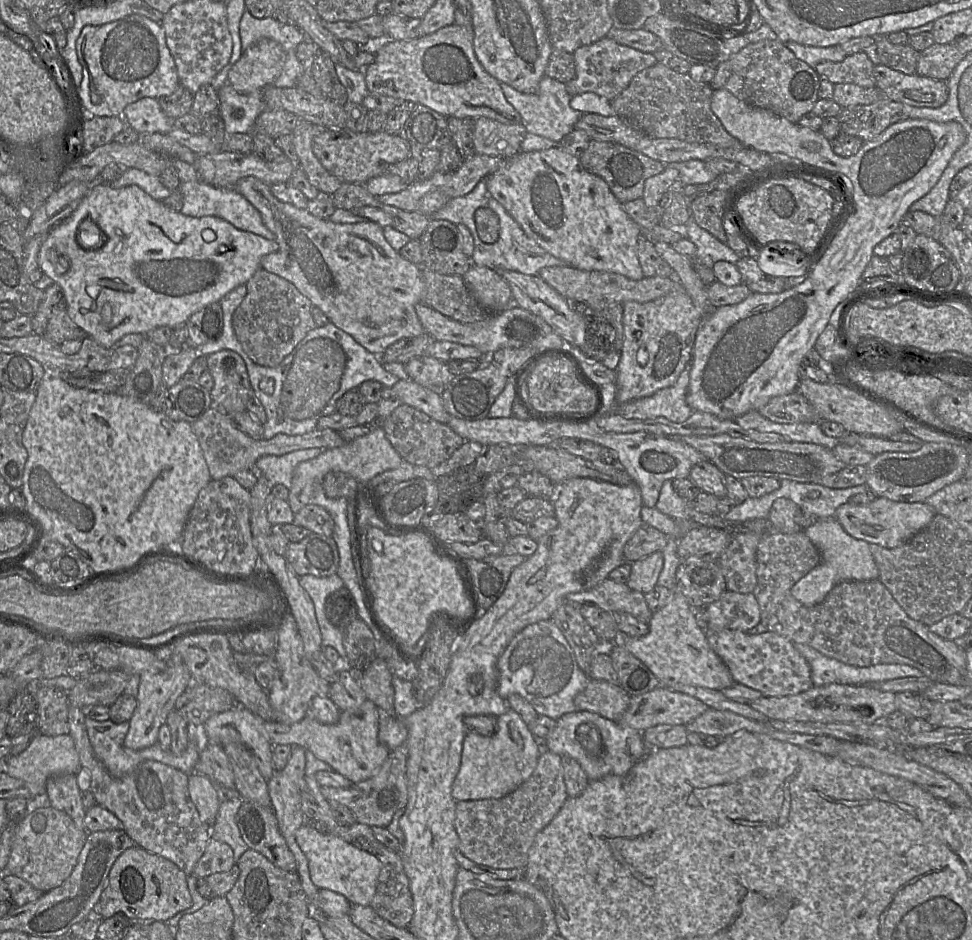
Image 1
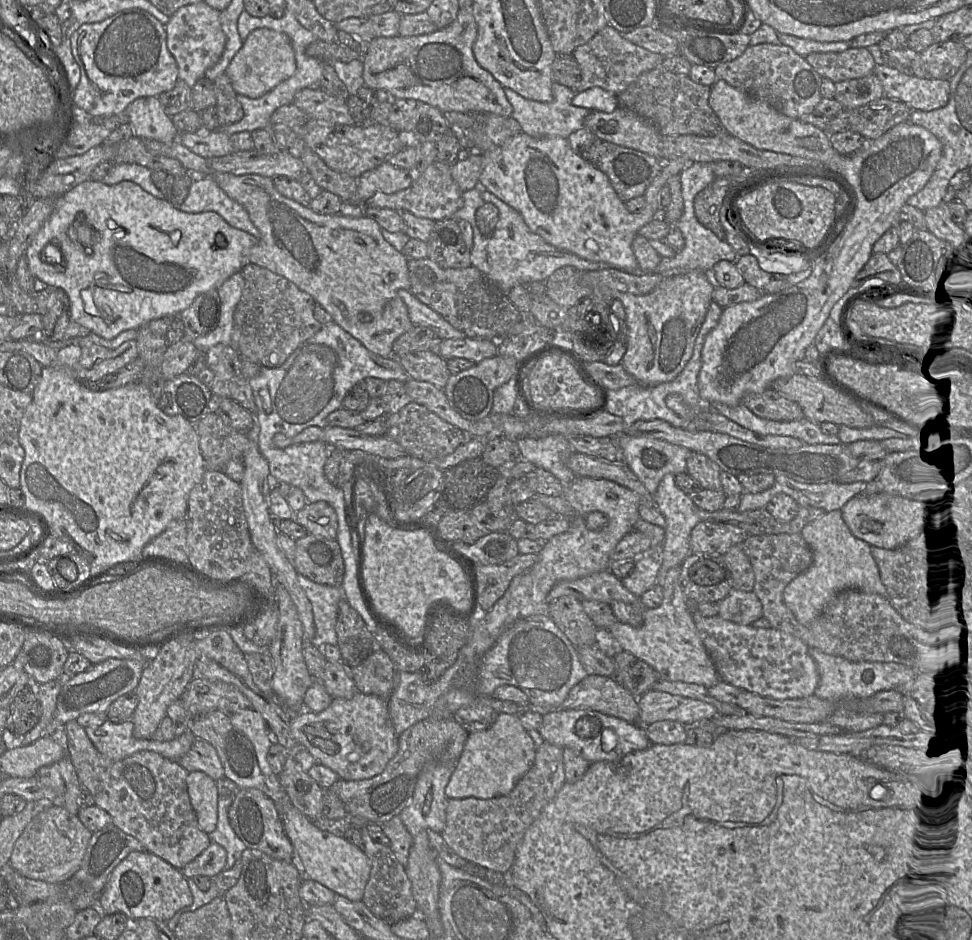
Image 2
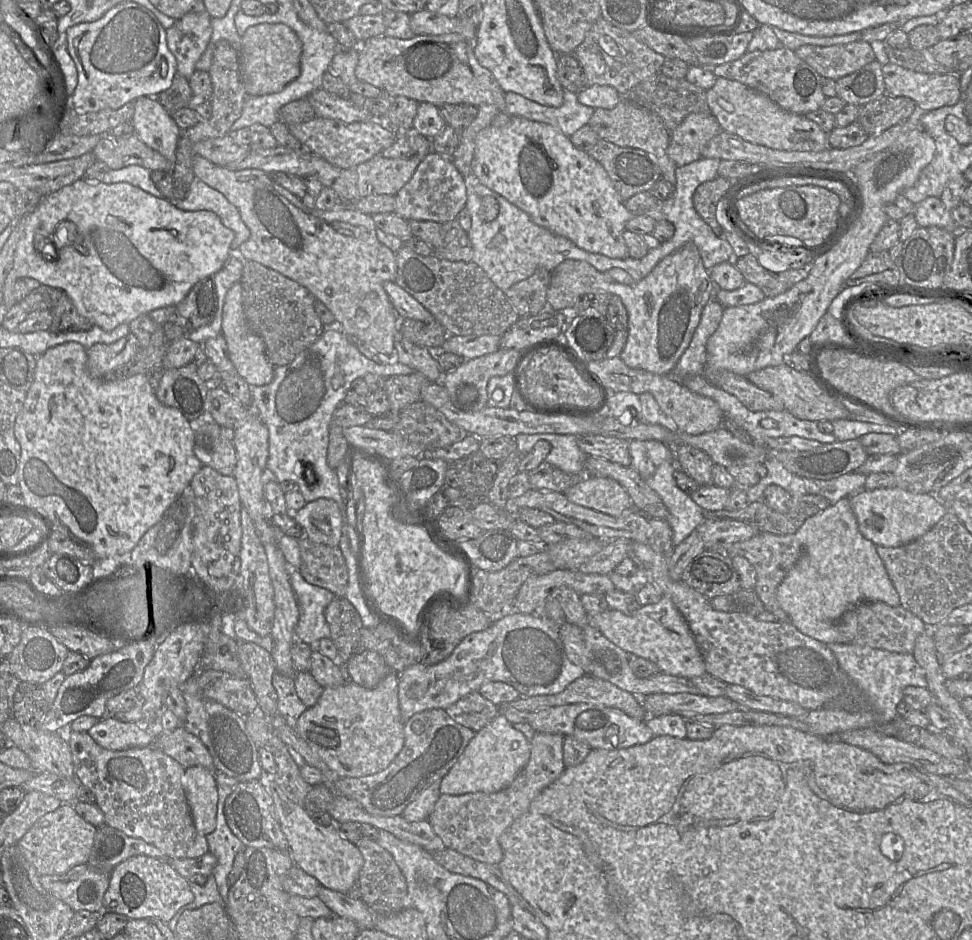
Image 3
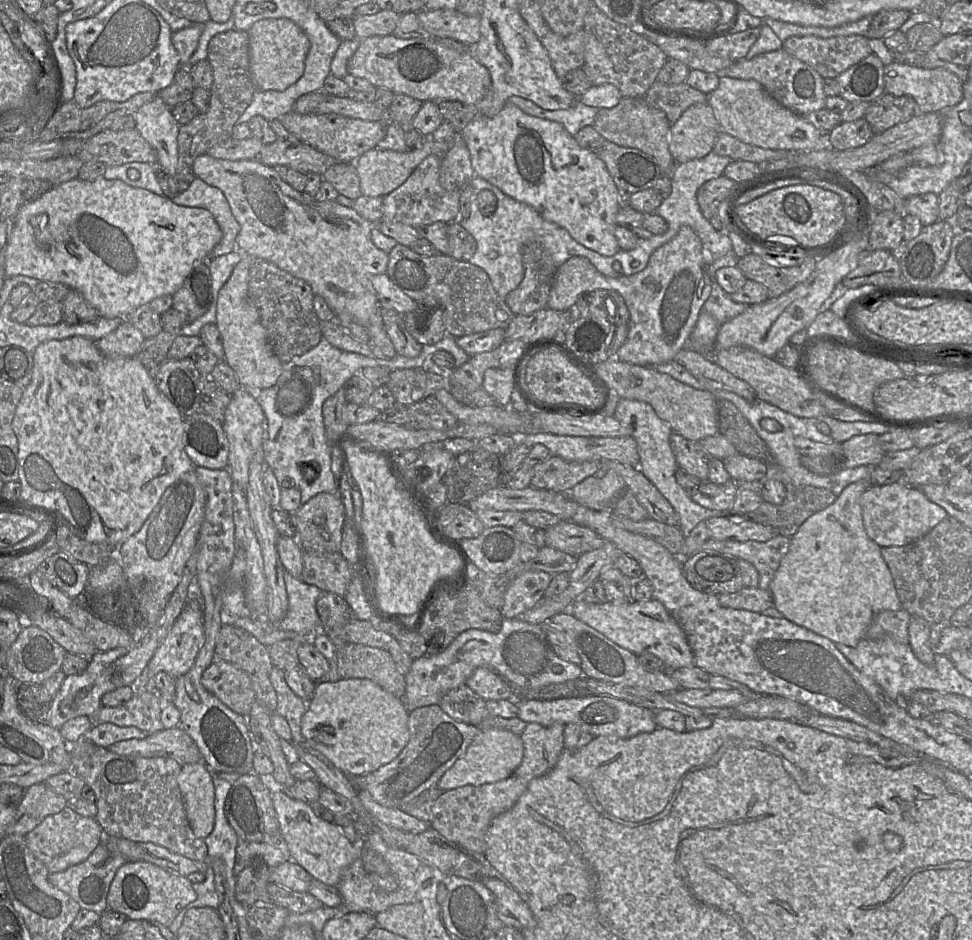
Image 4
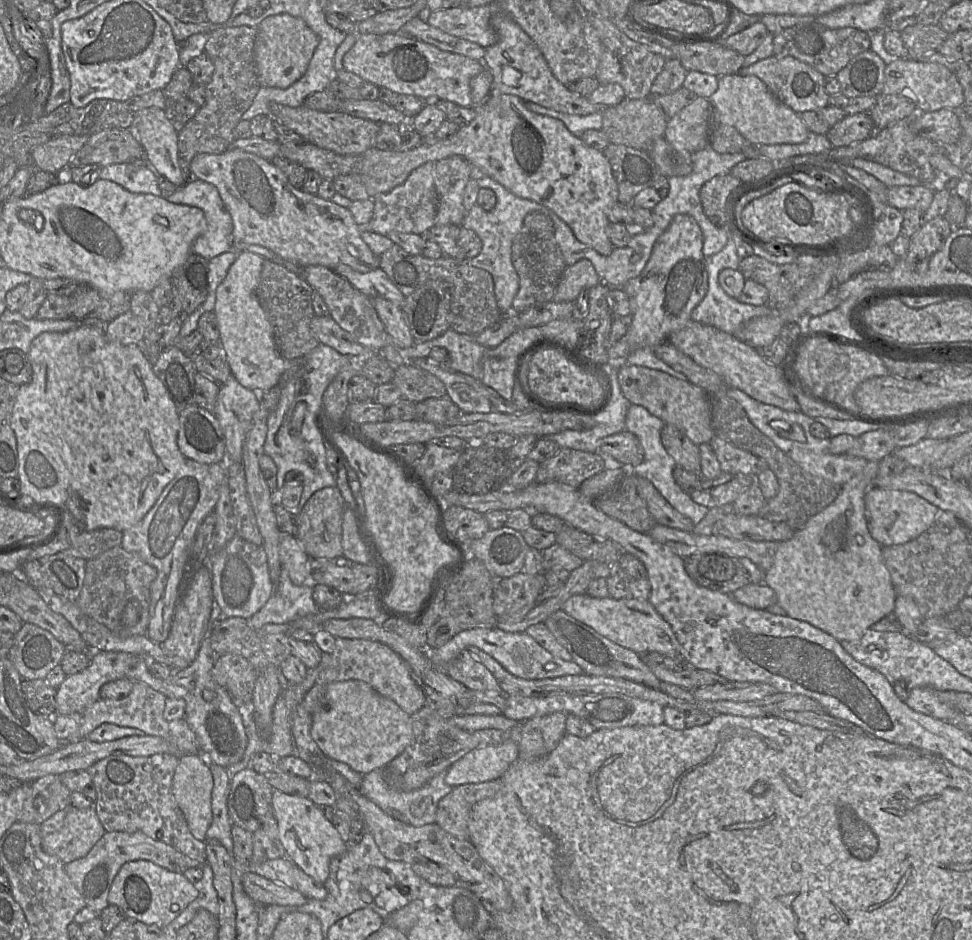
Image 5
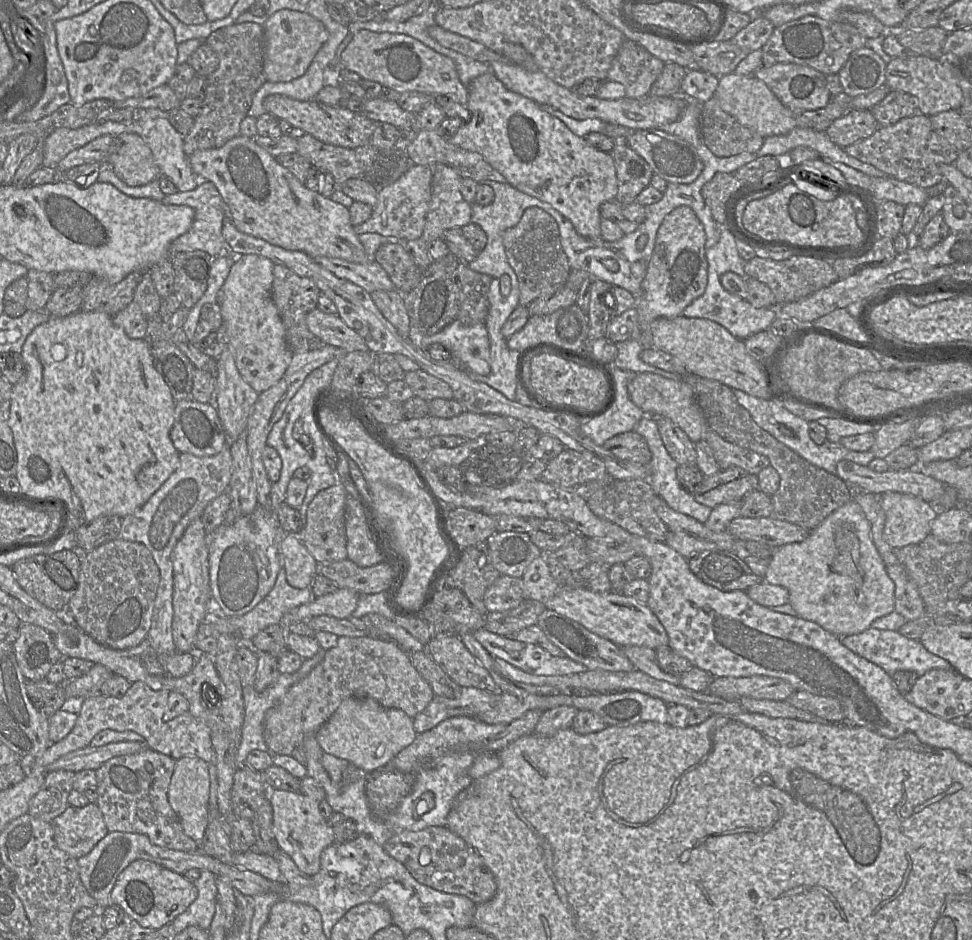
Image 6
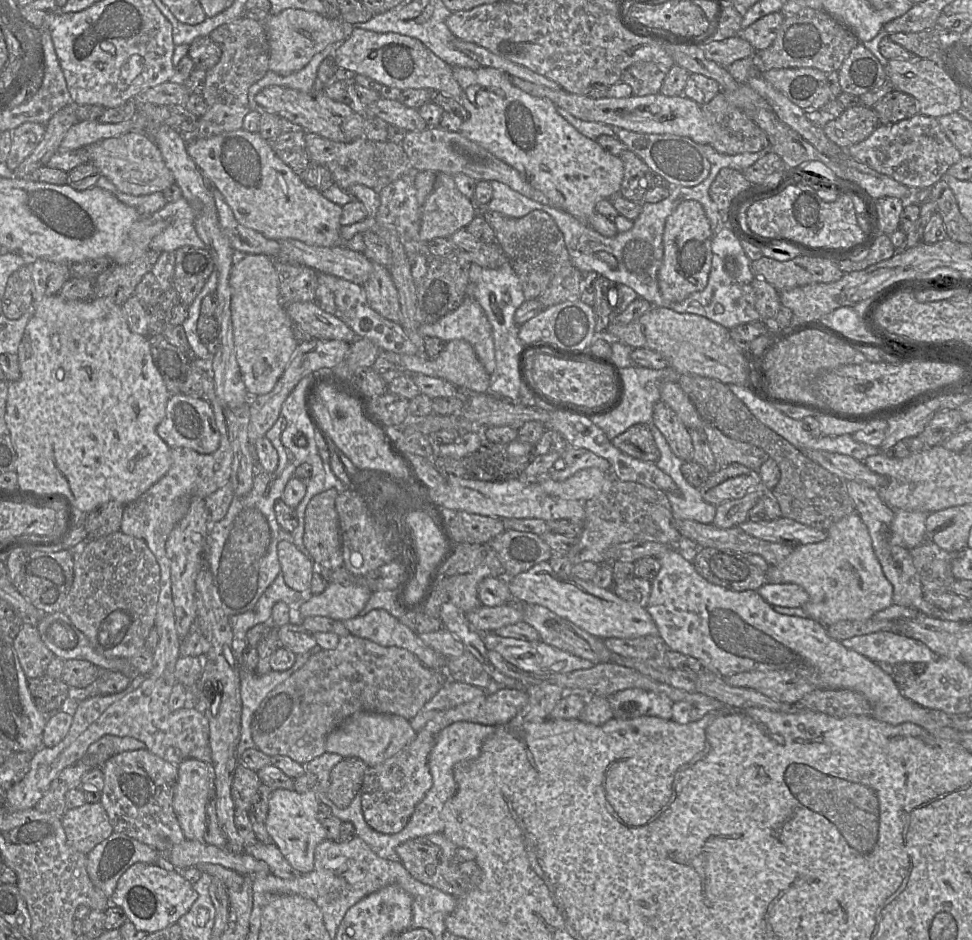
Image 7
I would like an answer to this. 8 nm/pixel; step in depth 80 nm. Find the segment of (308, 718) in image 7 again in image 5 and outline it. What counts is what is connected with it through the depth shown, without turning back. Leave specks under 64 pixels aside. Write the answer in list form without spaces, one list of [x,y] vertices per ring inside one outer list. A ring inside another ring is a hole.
[[[336,638],[335,648],[330,656],[330,666],[321,672],[301,702],[304,709],[311,715],[325,708],[325,693],[328,685],[346,680],[360,680],[367,683],[382,696],[393,700],[410,716],[428,703],[423,687],[405,661],[393,649],[383,643],[366,639]]]

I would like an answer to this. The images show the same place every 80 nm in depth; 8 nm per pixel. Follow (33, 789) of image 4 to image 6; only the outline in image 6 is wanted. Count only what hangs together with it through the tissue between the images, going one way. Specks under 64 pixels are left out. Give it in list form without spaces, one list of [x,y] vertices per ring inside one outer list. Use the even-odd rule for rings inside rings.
[[[57,770],[48,772],[45,775],[44,783],[39,792],[31,799],[28,814],[34,818],[51,823],[57,816],[61,815],[68,805],[68,796],[73,789],[73,779],[75,772],[66,770]]]

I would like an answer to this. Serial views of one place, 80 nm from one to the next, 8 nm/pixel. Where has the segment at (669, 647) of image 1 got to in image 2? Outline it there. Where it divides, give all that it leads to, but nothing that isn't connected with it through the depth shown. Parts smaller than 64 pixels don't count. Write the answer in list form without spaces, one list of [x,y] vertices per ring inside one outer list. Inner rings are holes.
[[[681,566],[669,569],[662,586],[663,601],[657,608],[644,610],[642,626],[633,627],[616,621],[608,632],[624,651],[649,664],[660,679],[695,683],[710,688],[721,679],[695,626],[691,604],[684,594],[680,575]]]

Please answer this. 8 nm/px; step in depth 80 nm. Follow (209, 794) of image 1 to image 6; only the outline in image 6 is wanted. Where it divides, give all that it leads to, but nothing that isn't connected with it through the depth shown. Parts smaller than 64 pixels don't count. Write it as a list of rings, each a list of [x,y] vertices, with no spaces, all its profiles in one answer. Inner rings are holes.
[[[185,756],[178,759],[168,788],[168,801],[177,814],[185,835],[197,843],[203,840],[208,824],[209,794],[208,763],[196,756]]]

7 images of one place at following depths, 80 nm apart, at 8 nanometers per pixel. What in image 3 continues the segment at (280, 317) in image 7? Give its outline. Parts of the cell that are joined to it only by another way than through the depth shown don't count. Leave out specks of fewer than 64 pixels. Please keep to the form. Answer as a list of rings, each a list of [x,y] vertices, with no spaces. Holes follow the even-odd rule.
[[[241,282],[233,284],[226,294],[223,306],[222,335],[226,340],[229,357],[237,373],[250,386],[263,386],[272,382],[275,367],[266,356],[264,341],[247,324],[243,310]]]

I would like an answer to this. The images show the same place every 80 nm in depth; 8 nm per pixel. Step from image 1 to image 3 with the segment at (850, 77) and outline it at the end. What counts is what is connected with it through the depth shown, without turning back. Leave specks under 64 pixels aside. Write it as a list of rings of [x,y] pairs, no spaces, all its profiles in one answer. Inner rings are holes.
[[[863,40],[832,46],[806,44],[794,52],[822,77],[835,81],[876,59],[870,44]]]

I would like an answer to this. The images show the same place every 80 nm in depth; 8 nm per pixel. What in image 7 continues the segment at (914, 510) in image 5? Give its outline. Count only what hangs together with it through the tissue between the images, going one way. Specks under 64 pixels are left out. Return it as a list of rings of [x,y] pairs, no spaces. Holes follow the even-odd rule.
[[[895,510],[894,513],[894,519],[891,524],[892,544],[899,545],[910,550],[927,539],[926,518],[930,513],[906,510]]]

